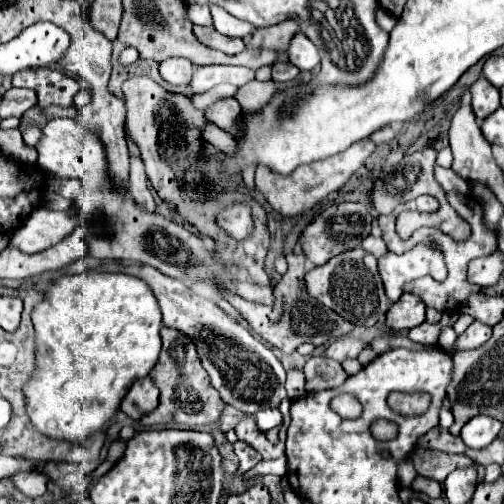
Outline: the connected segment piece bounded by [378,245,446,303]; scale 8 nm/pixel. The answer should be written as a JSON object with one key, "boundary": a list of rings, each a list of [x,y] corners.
{"boundary":[[[416,245],[402,255],[386,253],[378,259],[378,271],[386,295],[392,303],[400,299],[402,289],[408,281],[424,275],[432,275],[436,281],[446,279],[446,263],[442,261],[442,253],[438,253],[432,245]]]}

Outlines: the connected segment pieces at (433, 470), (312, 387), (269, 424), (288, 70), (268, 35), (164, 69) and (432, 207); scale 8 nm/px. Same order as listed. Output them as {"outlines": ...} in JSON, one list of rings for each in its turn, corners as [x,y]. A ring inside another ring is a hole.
{"outlines":[[[[418,447],[412,455],[410,455],[414,469],[418,475],[422,477],[430,477],[438,483],[442,483],[446,479],[446,475],[458,467],[466,467],[472,465],[470,459],[462,457],[462,455],[450,455],[450,453],[438,453],[438,451],[430,451],[430,449],[422,449]]],[[[326,355],[310,357],[304,365],[306,375],[306,391],[322,391],[322,389],[334,389],[346,381],[346,371],[340,363]]],[[[274,407],[260,409],[254,415],[254,419],[256,419],[260,431],[268,431],[268,429],[274,429],[274,427],[280,427],[282,425],[282,413],[278,409],[274,409]]],[[[278,61],[278,63],[272,65],[272,81],[276,81],[276,83],[292,81],[298,73],[300,73],[300,71],[298,71],[294,65],[286,63],[286,61]]],[[[288,19],[288,21],[282,21],[278,25],[256,29],[254,35],[252,35],[250,47],[258,47],[258,49],[280,49],[280,53],[284,53],[296,33],[298,33],[298,21]]],[[[170,59],[160,63],[160,75],[170,85],[188,85],[194,75],[194,63],[188,59]]],[[[422,195],[414,201],[414,209],[418,211],[436,211],[438,209],[438,199],[432,195]]]]}

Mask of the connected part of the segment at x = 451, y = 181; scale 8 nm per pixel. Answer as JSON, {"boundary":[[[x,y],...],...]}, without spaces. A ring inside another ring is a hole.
{"boundary":[[[440,165],[434,167],[434,177],[436,181],[442,185],[444,191],[460,191],[460,193],[468,193],[468,183],[462,181],[452,169],[444,169]]]}

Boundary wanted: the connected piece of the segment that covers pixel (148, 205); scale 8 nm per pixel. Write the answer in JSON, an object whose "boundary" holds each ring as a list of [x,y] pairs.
{"boundary":[[[130,157],[130,195],[134,197],[134,201],[138,201],[138,205],[142,205],[142,209],[154,211],[156,203],[148,187],[148,177],[140,157]]]}

